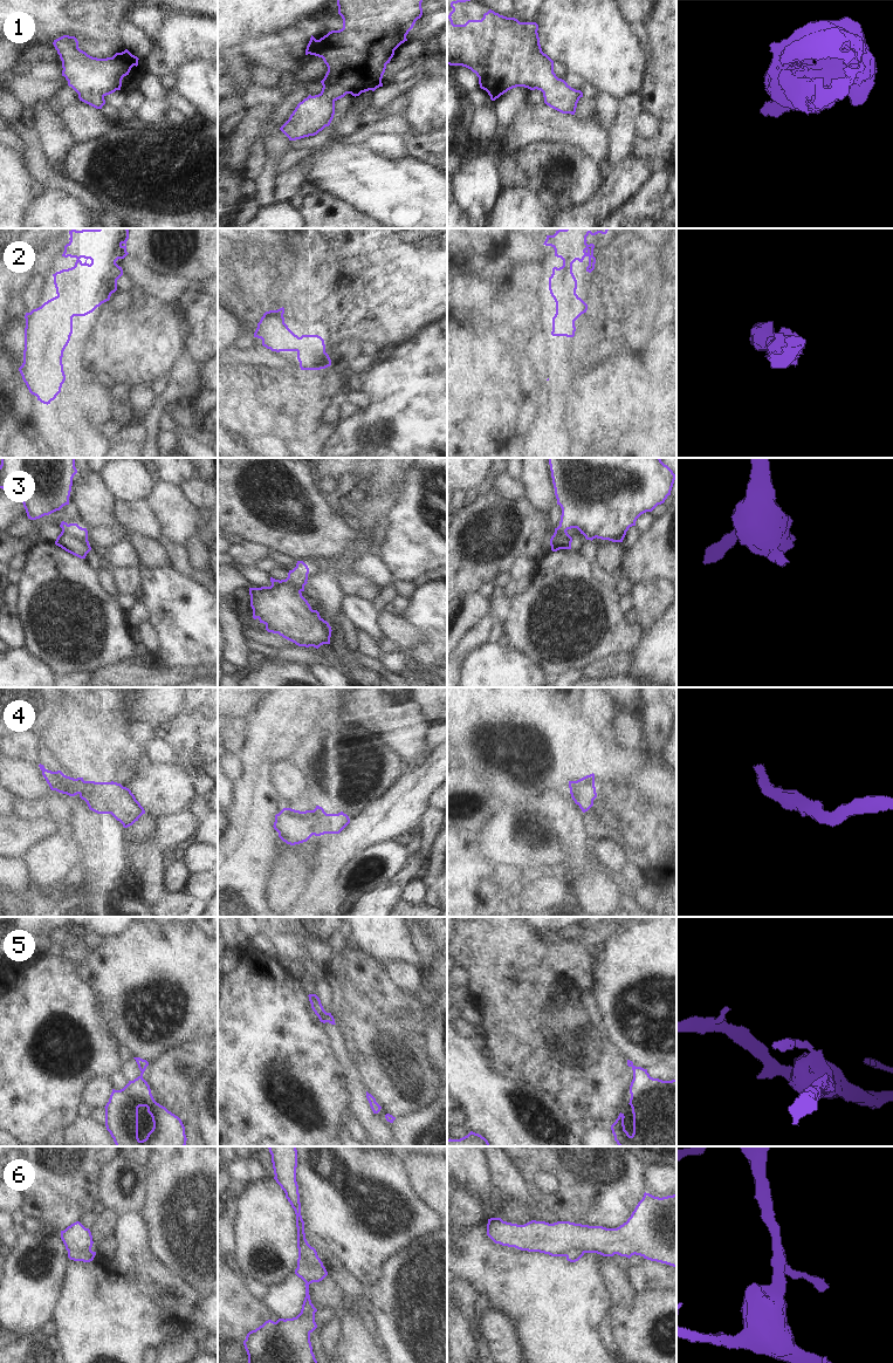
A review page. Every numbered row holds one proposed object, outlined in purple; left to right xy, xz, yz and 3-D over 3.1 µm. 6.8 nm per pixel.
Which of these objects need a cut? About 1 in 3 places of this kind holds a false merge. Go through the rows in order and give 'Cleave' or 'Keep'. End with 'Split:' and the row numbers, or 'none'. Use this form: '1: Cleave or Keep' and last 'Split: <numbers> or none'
1: Keep
2: Keep
3: Keep
4: Keep
5: Keep
6: Cleave
Split: 6

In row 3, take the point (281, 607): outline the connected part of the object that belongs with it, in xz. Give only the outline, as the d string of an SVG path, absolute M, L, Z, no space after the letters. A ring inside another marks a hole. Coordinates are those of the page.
M303 561L289 570L286 580L270 577L270 587L249 588L253 618L298 646L330 644L331 626L302 596L309 568Z

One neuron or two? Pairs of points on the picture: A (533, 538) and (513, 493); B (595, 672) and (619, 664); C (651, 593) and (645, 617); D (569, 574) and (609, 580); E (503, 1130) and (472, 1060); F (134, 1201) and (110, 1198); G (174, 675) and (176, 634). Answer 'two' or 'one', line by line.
A: two
B: one
C: one
D: two
E: one
F: one
G: two

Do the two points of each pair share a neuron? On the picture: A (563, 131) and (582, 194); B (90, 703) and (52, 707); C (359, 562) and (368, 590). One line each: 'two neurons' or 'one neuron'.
A: two neurons
B: one neuron
C: two neurons

